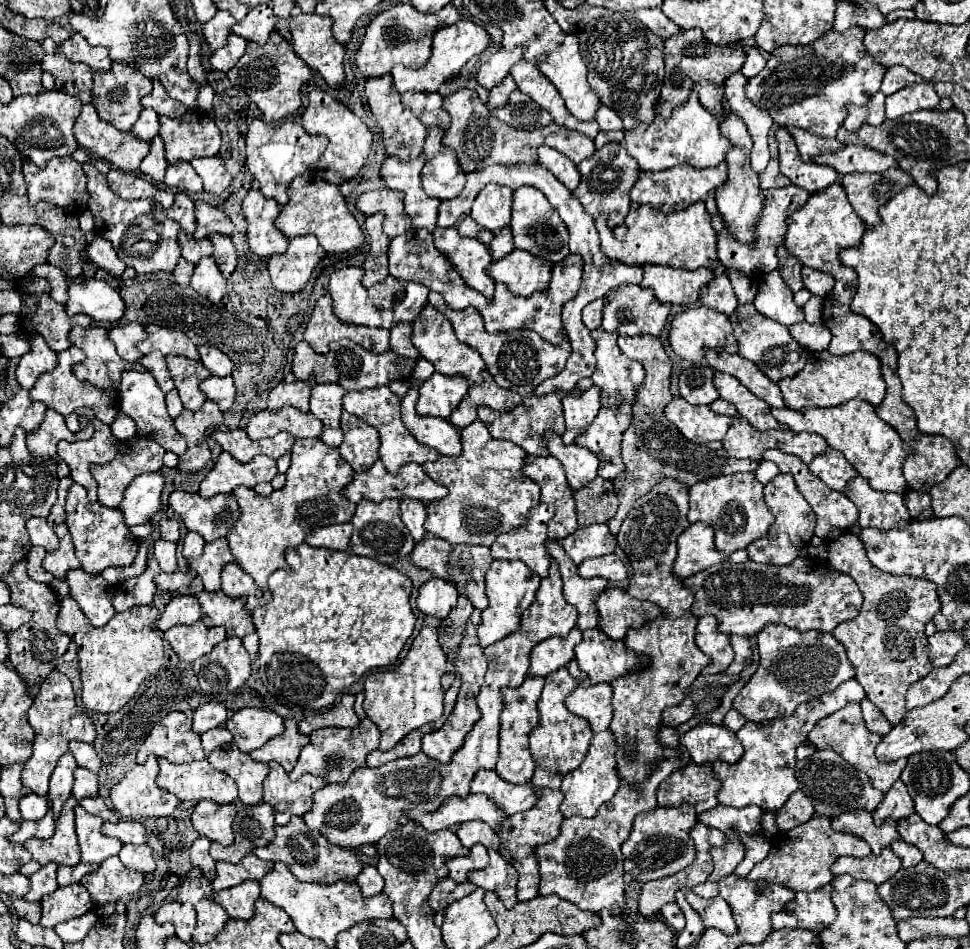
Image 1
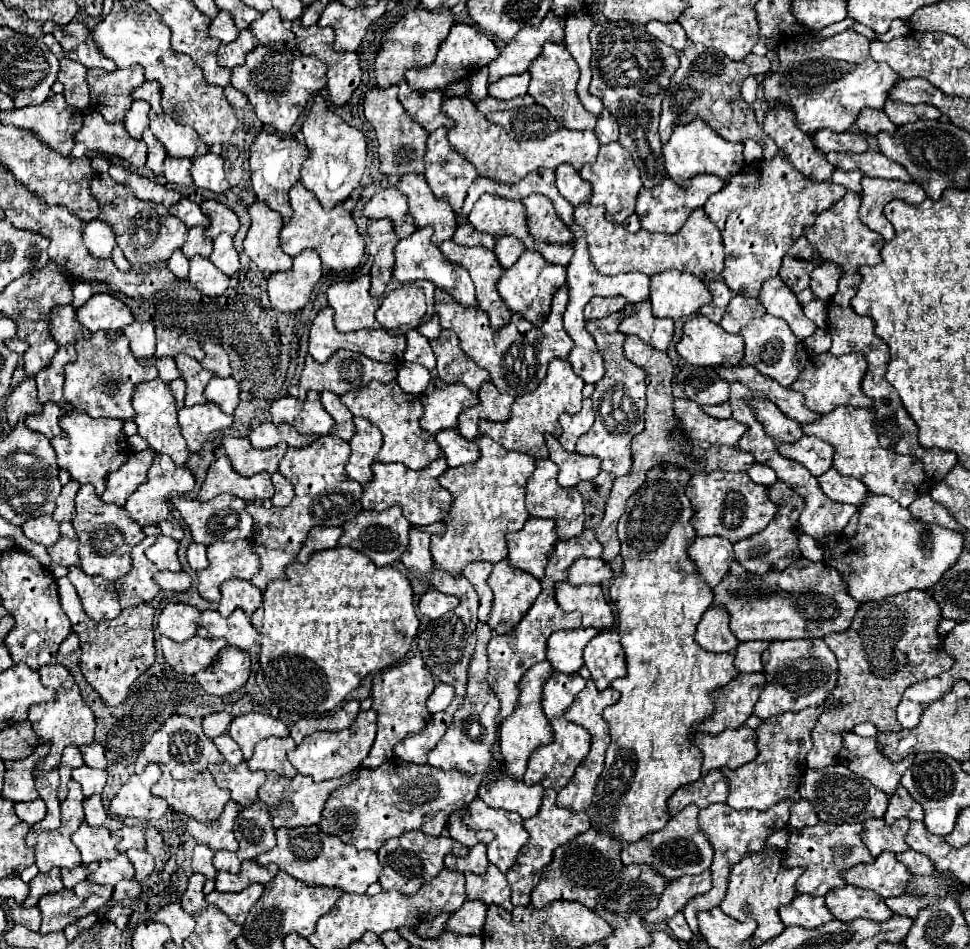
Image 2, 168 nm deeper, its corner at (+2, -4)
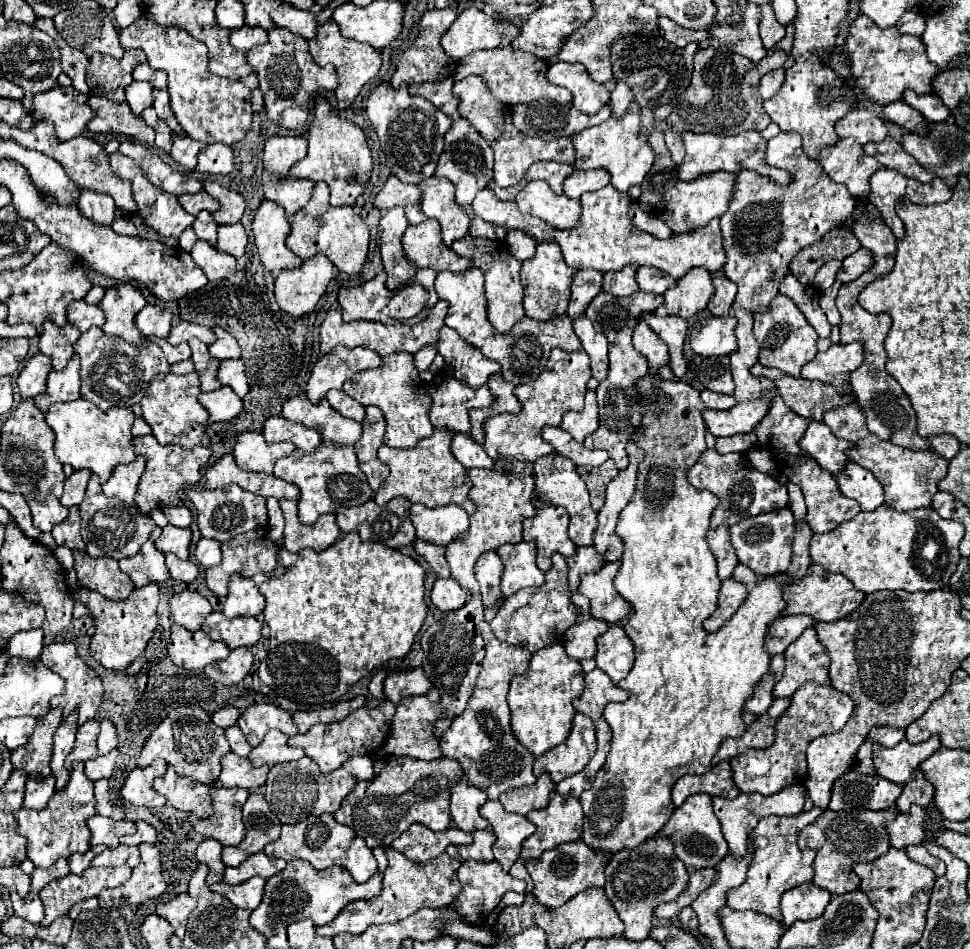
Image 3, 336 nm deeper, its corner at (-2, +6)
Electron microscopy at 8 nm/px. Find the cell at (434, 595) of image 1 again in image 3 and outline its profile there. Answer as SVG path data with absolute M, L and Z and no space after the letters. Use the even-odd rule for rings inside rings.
M452 577L436 579L430 599L440 611L452 611L452 609L458 609L460 605L464 605L464 601L468 599L468 591L464 587L460 587Z

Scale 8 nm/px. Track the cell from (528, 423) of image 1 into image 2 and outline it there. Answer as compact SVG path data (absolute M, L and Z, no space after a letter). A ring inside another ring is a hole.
M552 359L550 367L548 367L548 375L538 385L538 389L532 393L526 393L514 401L510 419L504 423L480 421L480 435L498 441L506 451L520 451L520 453L532 455L534 459L544 459L544 457L548 457L544 433L560 435L558 417L562 413L574 415L580 411L582 387L584 387L584 381L572 371L572 365L566 359Z

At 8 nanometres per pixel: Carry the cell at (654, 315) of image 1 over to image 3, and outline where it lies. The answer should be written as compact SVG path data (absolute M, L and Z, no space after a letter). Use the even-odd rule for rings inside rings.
M654 311L642 313L640 319L646 321L654 329L654 333L668 345L668 349L670 349L668 365L676 377L682 377L686 373L686 361L682 357L682 347L684 347L684 339L686 339L686 331L688 331L686 321L676 315L656 315Z

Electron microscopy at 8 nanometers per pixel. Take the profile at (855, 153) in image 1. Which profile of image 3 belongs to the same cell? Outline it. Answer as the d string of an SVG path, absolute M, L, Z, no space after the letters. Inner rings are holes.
M886 137L884 141L878 143L878 147L874 143L866 143L864 145L864 153L866 155L874 155L884 167L888 169L894 169L902 175L908 175L916 181L922 181L922 183L928 183L934 179L934 173L928 173L910 153L906 153L902 149L902 145L892 139L892 137Z

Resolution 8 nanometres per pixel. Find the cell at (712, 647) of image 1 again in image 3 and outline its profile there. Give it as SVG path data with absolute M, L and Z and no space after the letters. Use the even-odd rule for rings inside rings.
M726 579L722 581L720 587L720 595L718 595L718 607L716 611L704 621L704 629L708 633L716 633L728 619L734 617L734 613L740 609L742 601L746 599L748 589L746 585L734 581L734 579Z

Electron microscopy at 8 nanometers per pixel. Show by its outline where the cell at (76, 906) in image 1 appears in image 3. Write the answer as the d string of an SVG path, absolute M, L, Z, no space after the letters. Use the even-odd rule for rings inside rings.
M88 867L82 875L66 875L52 881L40 891L46 907L46 917L40 925L48 927L54 919L66 915L72 905L88 897L98 897L108 887L118 887L130 879L130 869L124 867Z

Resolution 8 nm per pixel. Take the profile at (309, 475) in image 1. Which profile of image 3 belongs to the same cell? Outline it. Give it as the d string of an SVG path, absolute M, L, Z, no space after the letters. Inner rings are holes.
M322 441L314 453L302 453L300 449L296 449L288 457L276 461L273 473L300 488L300 523L316 523L322 513L336 513L340 507L356 507L372 499L372 489L358 467L352 445L336 445L334 441Z

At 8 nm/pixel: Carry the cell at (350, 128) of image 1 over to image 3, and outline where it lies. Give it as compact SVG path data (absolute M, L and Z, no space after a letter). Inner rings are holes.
M316 97L314 119L308 129L308 153L290 169L290 177L308 181L326 181L330 187L330 203L354 205L356 197L362 195L366 181L372 173L372 155L364 137L364 131L342 117L338 117L326 97Z

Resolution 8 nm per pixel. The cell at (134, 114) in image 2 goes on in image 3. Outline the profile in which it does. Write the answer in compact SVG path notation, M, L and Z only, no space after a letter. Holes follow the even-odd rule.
M132 81L132 85L128 85L126 103L130 105L130 109L136 117L140 117L146 107L152 107L152 101L154 101L152 99L152 85L140 83L140 81Z

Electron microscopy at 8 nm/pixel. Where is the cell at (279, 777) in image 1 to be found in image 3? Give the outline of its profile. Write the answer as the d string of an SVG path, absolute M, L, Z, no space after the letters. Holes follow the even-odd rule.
M360 755L360 757L350 757L340 769L324 775L320 773L318 765L310 757L302 757L298 761L288 761L280 763L270 769L268 779L266 779L266 801L270 803L272 813L282 821L282 823L300 823L308 815L322 815L322 813L334 813L340 809L340 803L344 797L350 793L352 785L362 779L372 779L374 769L372 769L374 759L370 755Z

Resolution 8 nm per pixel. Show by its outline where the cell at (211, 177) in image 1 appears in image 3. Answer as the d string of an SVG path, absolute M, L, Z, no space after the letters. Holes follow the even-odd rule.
M214 143L214 145L206 145L200 151L196 171L208 173L208 175L228 175L232 171L232 167L234 167L232 149L228 145Z

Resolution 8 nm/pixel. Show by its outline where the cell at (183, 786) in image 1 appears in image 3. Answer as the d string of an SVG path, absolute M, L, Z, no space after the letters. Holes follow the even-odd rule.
M172 767L154 779L154 789L164 795L176 809L196 813L200 819L212 815L212 791L216 785L202 785L188 777L180 777Z

